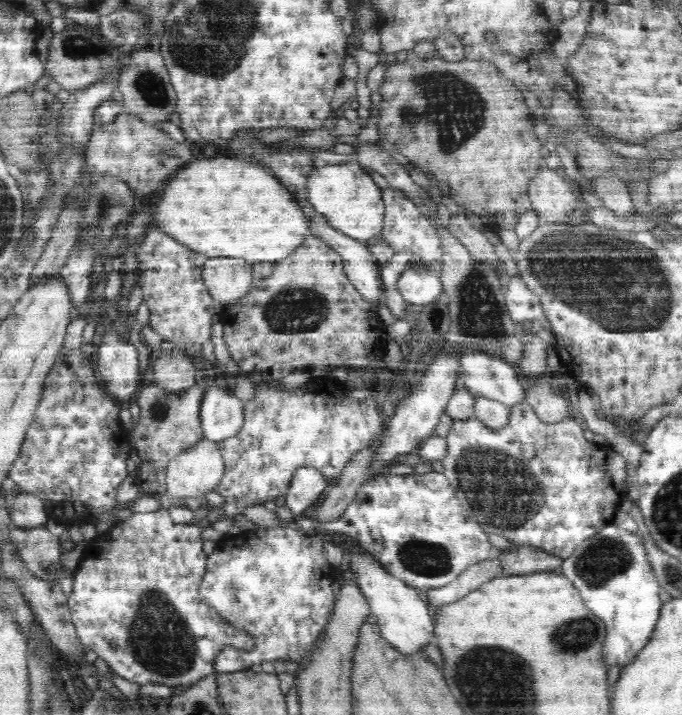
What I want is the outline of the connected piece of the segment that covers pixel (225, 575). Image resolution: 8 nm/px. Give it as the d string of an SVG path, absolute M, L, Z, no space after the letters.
M278 526L278 527L259 527L254 530L253 533L239 533L238 531L233 531L230 534L225 534L223 538L216 542L216 547L211 554L207 556L207 567L206 572L201 580L201 585L199 586L199 595L202 600L211 606L230 626L238 628L242 632L249 632L249 635L254 639L254 647L249 651L242 651L236 647L225 646L215 658L214 668L217 673L231 673L238 671L246 671L250 669L253 664L261 664L262 662L274 662L276 660L286 661L292 660L298 665L304 660L304 657L309 656L315 645L320 641L321 635L326 628L329 620L331 619L333 608L335 605L334 590L332 590L332 582L334 582L334 565L328 561L326 558L326 553L324 553L325 537L324 534L314 534L310 535L304 532L301 528L292 529L290 527Z

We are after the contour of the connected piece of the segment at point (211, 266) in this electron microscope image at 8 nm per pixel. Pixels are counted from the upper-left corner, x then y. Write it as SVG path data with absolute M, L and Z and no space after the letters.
M208 258L201 275L220 310L244 296L253 282L252 266L238 258Z

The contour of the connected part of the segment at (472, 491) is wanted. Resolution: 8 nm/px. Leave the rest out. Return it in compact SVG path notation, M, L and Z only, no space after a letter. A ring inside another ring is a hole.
M523 401L510 408L509 419L510 422L508 422L504 428L500 429L490 429L476 418L454 421L450 432L448 432L448 436L445 438L447 442L447 453L442 460L444 476L454 488L463 491L463 494L466 496L473 510L474 518L488 534L504 536L504 538L507 538L514 545L532 545L542 548L543 551L546 550L546 553L556 555L564 560L566 557L572 556L572 553L575 552L580 543L595 536L607 524L613 522L616 510L621 508L622 502L627 499L628 474L626 473L626 460L620 453L616 453L614 448L606 448L604 445L598 445L586 440L586 438L584 438L585 425L579 424L579 421L575 420L574 417L566 417L565 420L556 422L556 424L545 424L540 420L540 417L536 415L534 409ZM530 444L535 448L535 456L532 459L524 456L524 448L530 446Z

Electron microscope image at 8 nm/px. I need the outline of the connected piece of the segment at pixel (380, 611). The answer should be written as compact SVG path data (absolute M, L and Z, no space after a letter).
M351 550L350 571L352 578L356 579L360 591L370 605L370 612L377 618L383 638L400 654L423 653L424 647L431 644L434 639L435 620L428 610L428 602L420 598L418 590L406 584L403 580L392 576L384 567L365 551Z

